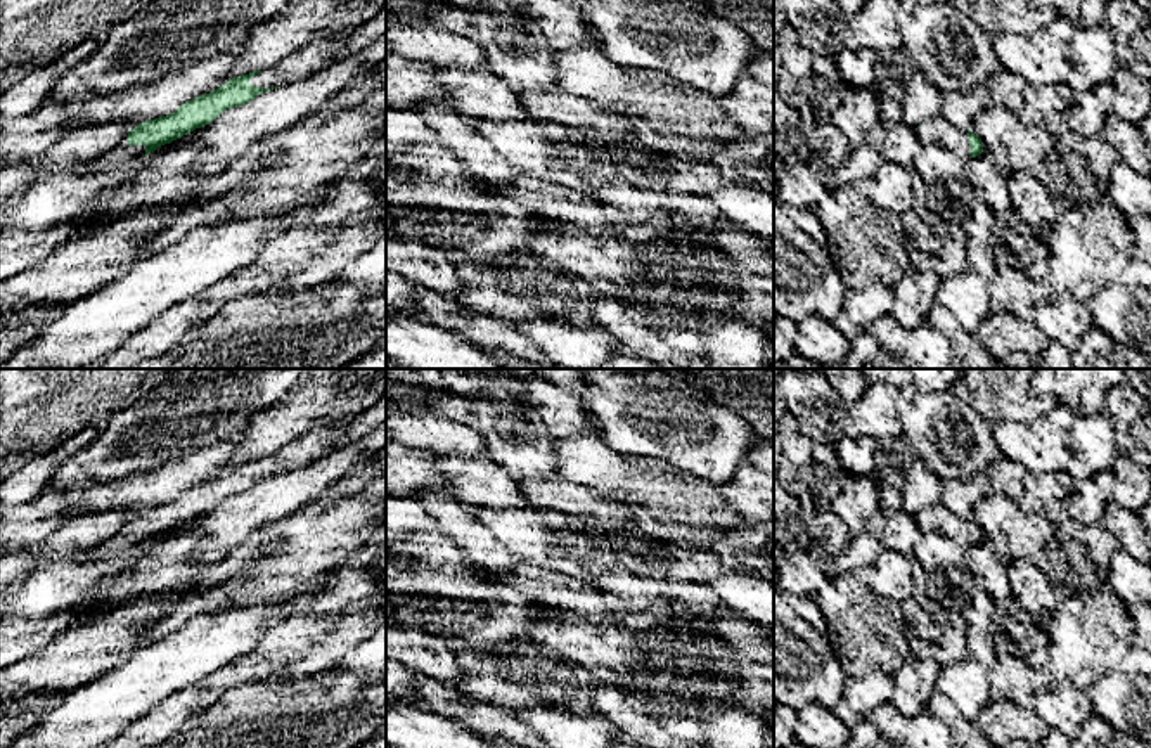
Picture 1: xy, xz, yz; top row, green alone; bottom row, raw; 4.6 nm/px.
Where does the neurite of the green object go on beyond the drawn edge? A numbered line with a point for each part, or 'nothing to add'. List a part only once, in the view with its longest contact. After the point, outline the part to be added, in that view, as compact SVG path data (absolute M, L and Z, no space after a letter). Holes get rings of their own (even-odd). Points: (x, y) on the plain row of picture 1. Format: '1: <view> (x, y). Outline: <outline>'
1: xy (319, 442). Outline: M350 421L338 422L334 426L317 428L308 435L287 443L270 457L263 457L260 462L253 464L249 471L258 476L270 476L298 469L336 450Z
2: xy (123, 539). Outline: M128 523L111 538L81 552L87 559L109 558L114 552L123 552L128 547L142 545L147 533L130 533Z

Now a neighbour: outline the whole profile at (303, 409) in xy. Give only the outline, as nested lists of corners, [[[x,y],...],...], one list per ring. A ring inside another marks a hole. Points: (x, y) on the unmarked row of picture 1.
[[[305,369],[280,402],[249,419],[227,469],[270,457],[317,428],[350,421],[384,395],[386,369]]]

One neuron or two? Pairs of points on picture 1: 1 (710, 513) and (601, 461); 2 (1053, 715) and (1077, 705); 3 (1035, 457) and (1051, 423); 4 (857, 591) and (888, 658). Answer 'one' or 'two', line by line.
1: one
2: one
3: one
4: one

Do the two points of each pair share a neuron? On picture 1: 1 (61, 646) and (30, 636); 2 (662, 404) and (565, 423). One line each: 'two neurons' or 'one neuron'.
1: two neurons
2: two neurons

